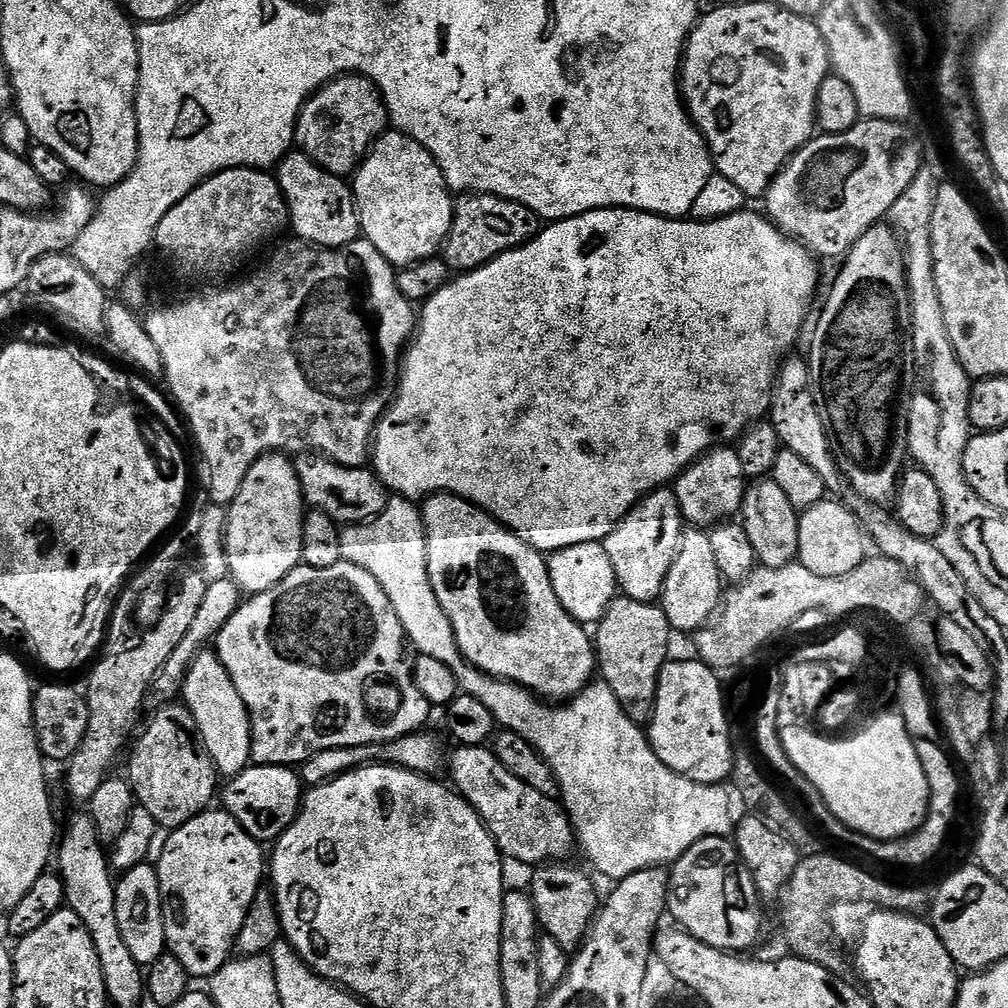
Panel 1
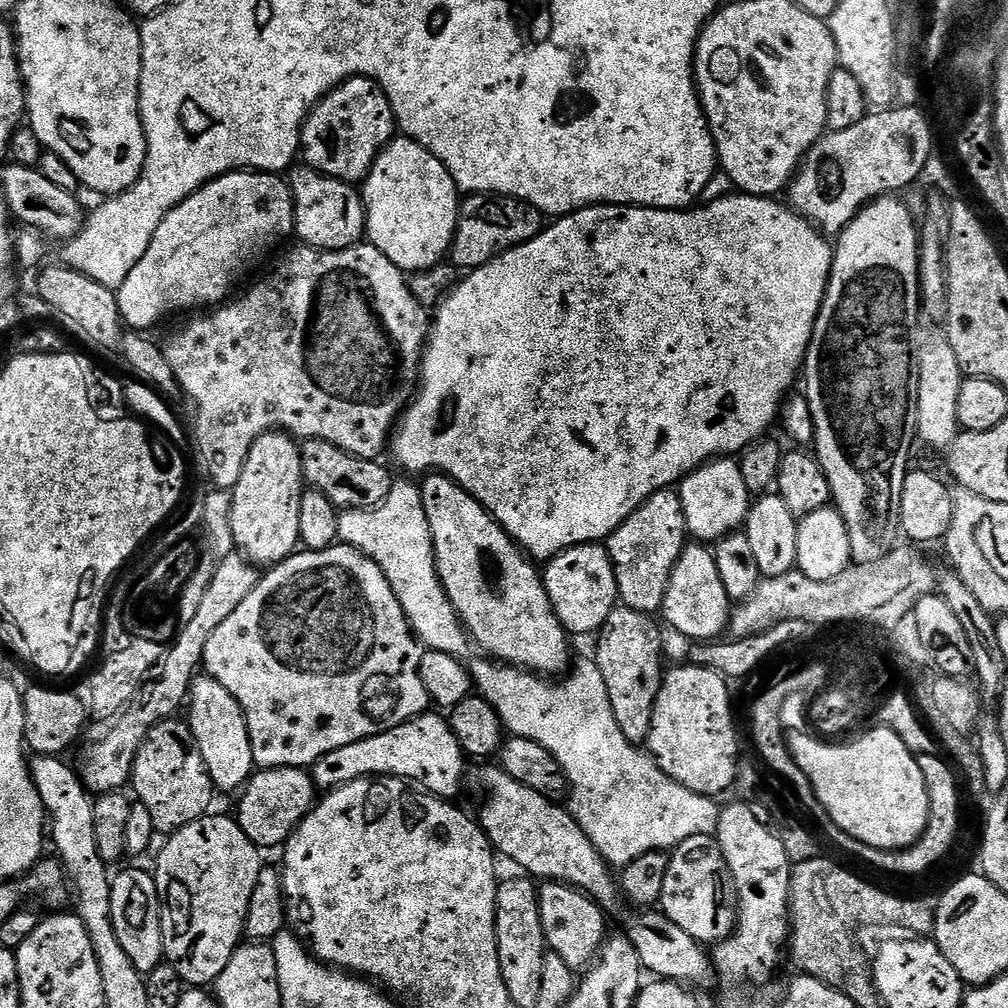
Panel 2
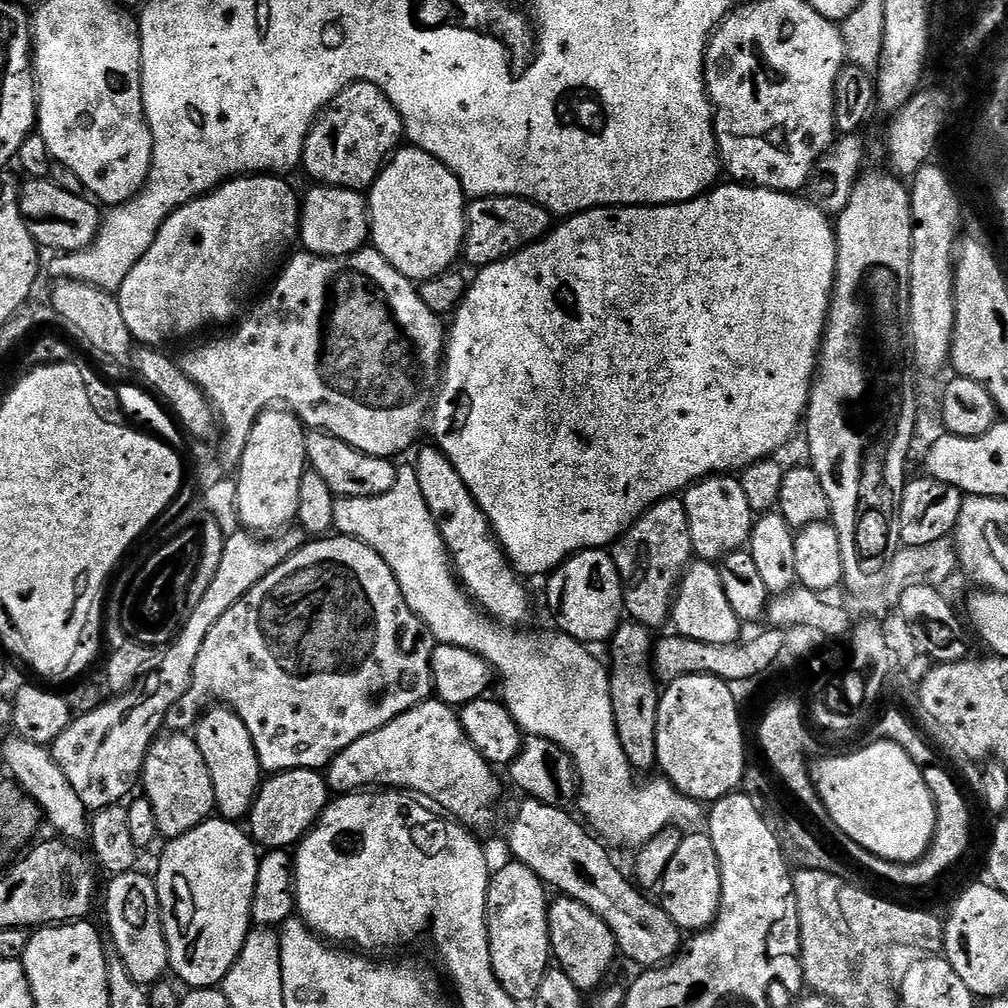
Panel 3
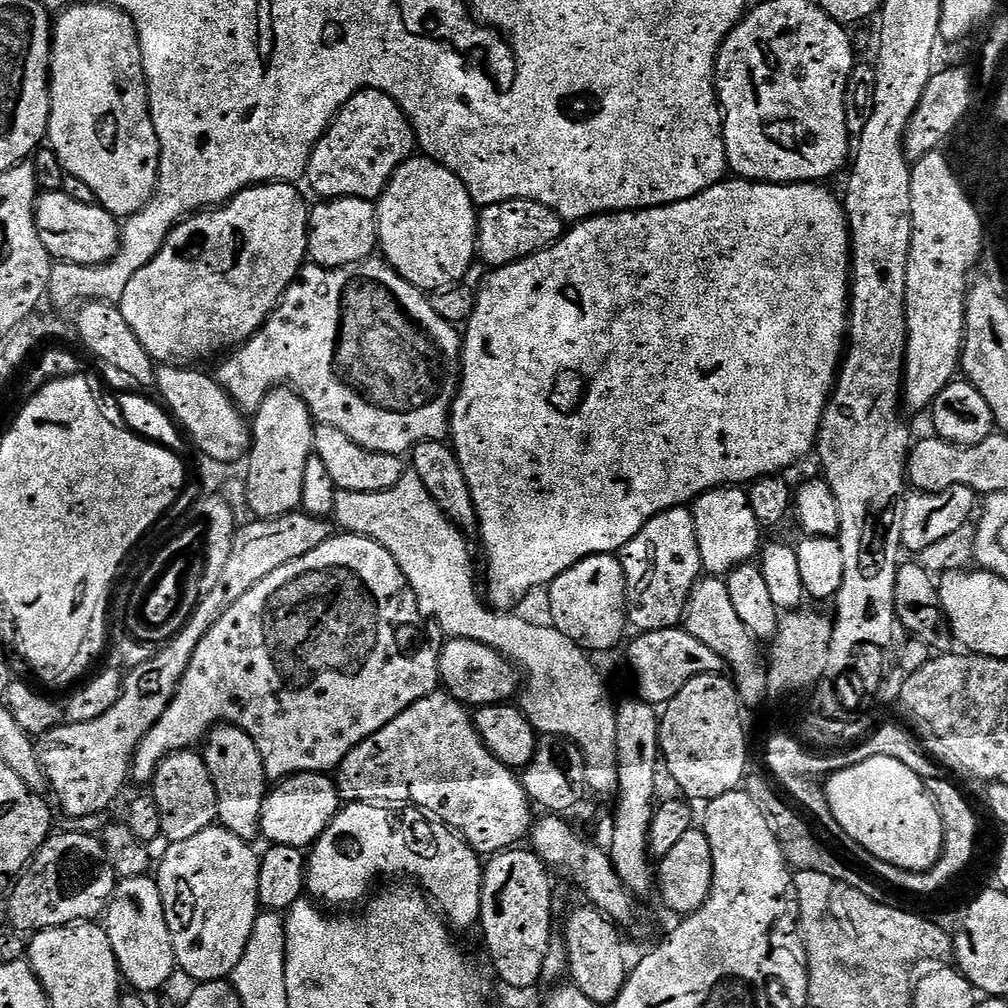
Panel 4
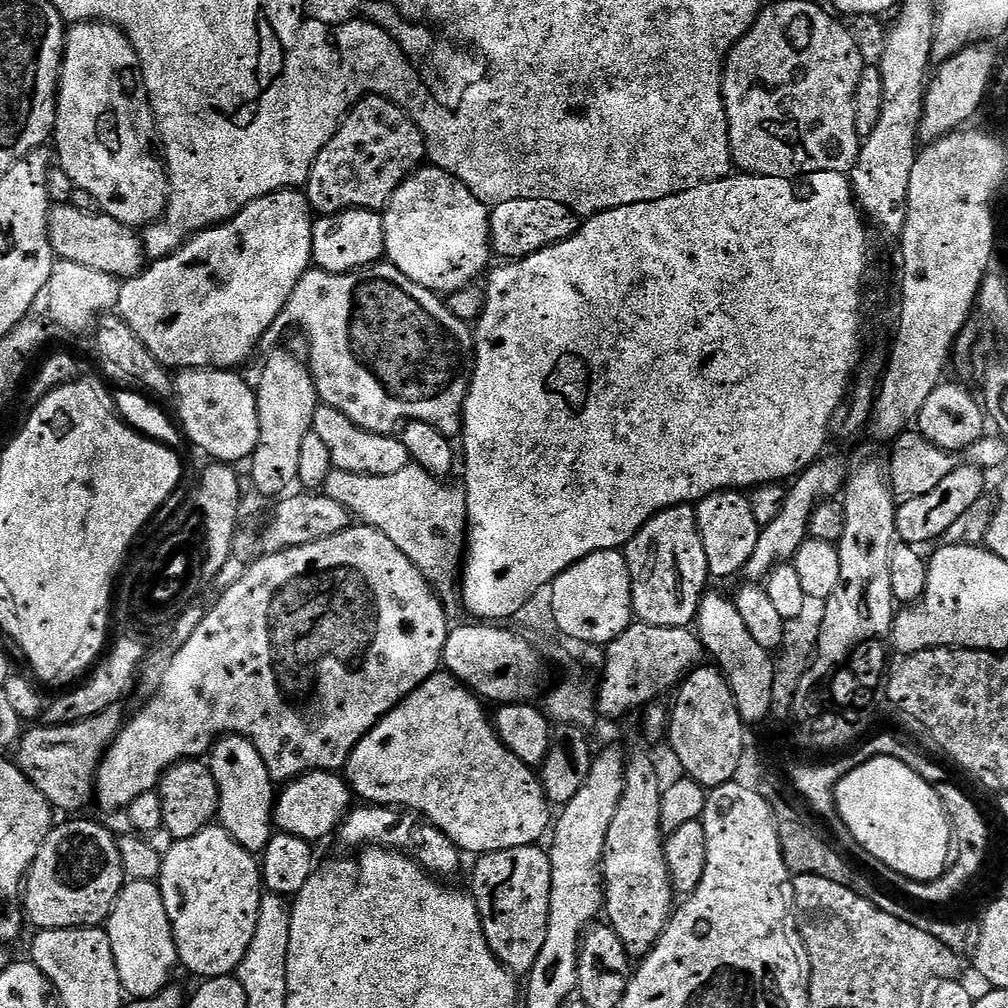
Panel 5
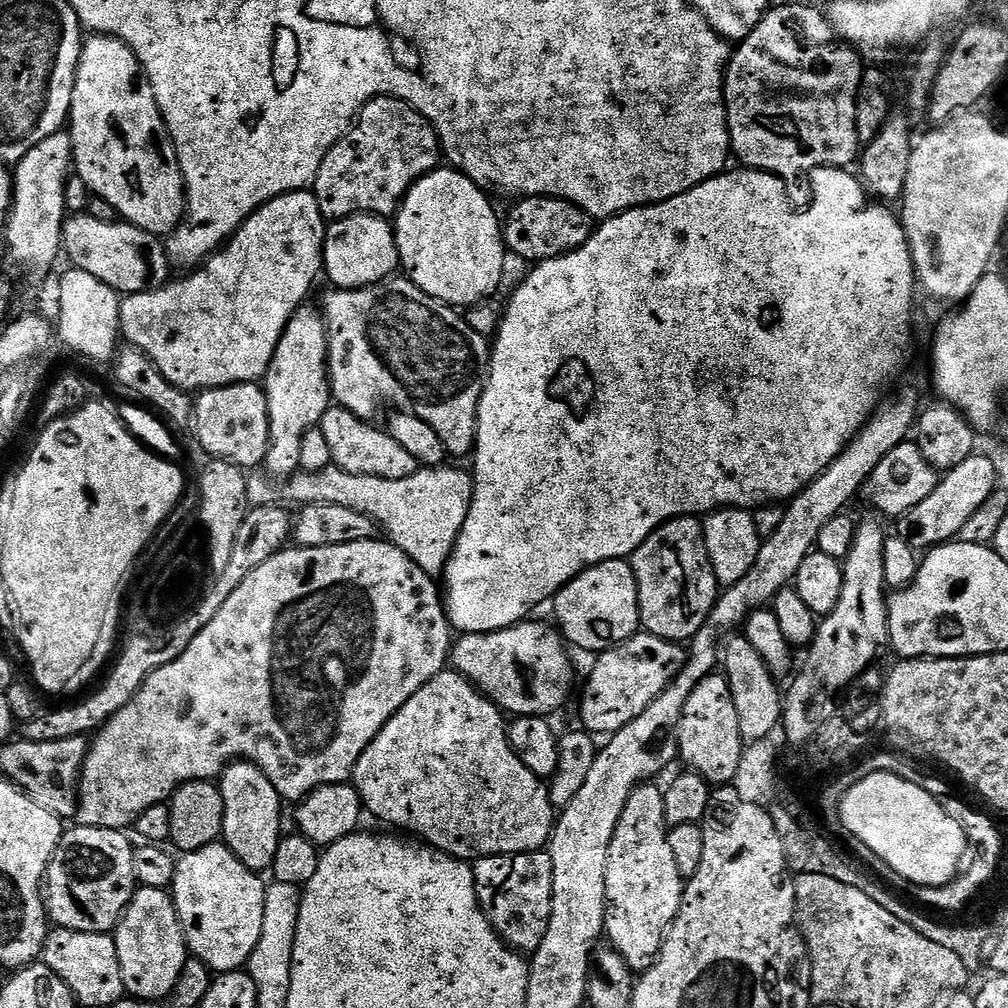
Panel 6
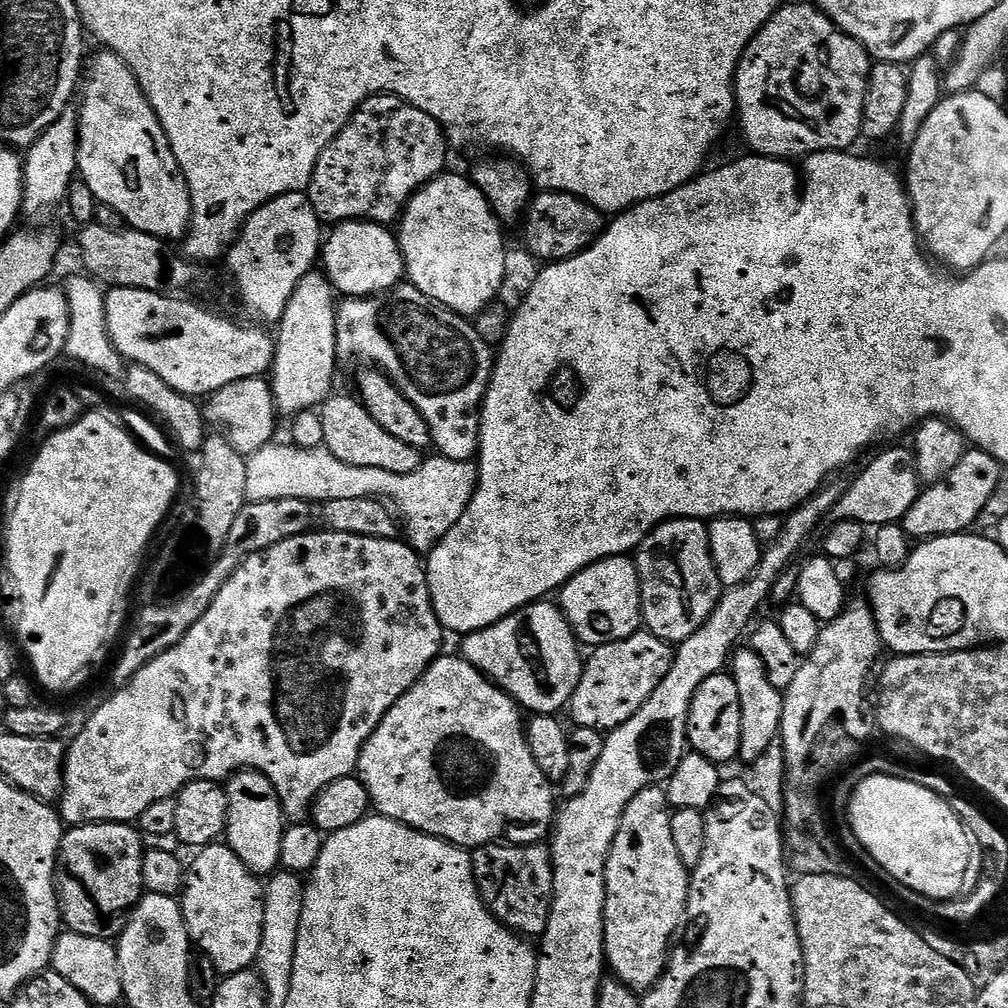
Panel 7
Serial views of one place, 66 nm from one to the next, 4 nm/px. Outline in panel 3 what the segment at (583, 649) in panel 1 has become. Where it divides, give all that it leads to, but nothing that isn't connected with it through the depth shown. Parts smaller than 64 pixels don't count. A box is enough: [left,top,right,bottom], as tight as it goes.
[414,446,532,626]

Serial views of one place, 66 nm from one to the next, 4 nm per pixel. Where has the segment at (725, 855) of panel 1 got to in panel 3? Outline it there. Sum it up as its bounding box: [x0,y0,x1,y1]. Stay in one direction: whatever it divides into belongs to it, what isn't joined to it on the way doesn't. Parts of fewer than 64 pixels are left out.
[658,830,722,934]

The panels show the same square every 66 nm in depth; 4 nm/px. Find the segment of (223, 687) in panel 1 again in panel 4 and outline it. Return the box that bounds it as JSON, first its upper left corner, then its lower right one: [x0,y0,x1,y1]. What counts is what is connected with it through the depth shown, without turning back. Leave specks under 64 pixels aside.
[202,724,270,841]

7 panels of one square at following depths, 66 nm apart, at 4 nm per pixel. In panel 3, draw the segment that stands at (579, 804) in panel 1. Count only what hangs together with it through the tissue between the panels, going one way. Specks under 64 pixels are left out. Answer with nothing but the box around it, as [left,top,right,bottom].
[334,466,702,846]

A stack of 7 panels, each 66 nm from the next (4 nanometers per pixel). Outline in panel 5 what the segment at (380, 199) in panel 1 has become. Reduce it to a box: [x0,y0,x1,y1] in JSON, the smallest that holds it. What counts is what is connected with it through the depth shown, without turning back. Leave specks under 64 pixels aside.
[382,168,494,294]

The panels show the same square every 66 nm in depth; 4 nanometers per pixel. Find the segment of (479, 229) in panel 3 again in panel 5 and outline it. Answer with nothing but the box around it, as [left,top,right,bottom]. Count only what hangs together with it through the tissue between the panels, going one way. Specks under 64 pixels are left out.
[488,198,581,262]

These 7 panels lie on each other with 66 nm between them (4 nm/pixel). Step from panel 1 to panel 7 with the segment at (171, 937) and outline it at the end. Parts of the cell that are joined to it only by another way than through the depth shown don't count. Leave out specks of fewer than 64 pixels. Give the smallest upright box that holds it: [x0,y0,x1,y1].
[182,842,264,976]

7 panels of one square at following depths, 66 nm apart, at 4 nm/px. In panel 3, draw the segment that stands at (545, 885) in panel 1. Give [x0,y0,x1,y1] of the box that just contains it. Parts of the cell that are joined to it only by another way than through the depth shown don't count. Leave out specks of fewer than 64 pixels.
[548,895,618,994]

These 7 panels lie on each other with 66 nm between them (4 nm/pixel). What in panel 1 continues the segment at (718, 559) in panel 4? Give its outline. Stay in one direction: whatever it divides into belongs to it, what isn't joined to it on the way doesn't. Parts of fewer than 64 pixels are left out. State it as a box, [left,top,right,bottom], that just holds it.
[674,447,746,526]

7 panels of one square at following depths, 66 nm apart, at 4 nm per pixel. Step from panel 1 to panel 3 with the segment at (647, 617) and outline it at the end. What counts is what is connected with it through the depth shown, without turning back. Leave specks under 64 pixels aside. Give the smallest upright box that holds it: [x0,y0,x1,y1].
[608,622,662,769]

